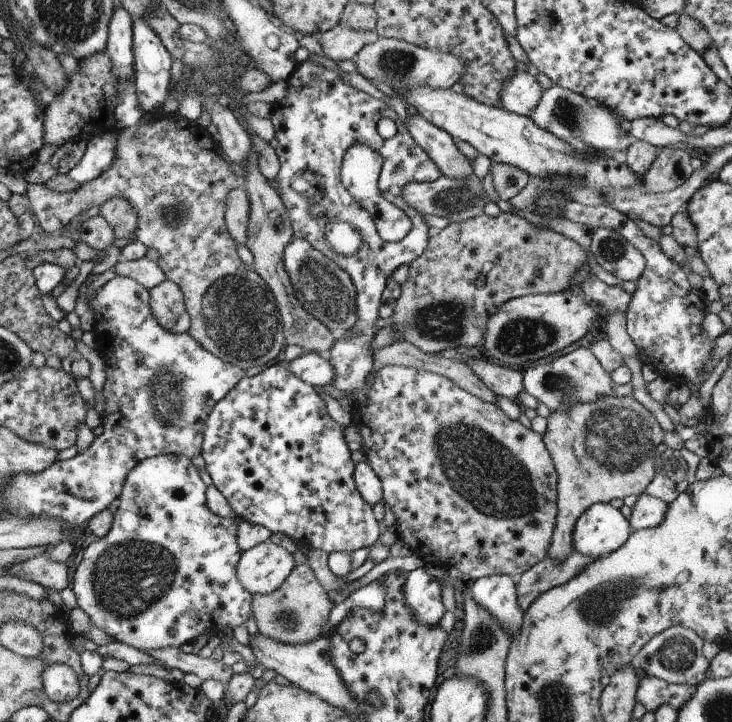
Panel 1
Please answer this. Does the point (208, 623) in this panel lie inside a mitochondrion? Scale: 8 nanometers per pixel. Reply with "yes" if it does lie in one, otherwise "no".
no

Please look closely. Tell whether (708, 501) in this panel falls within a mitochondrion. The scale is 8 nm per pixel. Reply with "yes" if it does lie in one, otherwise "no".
no

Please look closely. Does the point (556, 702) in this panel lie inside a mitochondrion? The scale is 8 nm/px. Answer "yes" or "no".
yes

